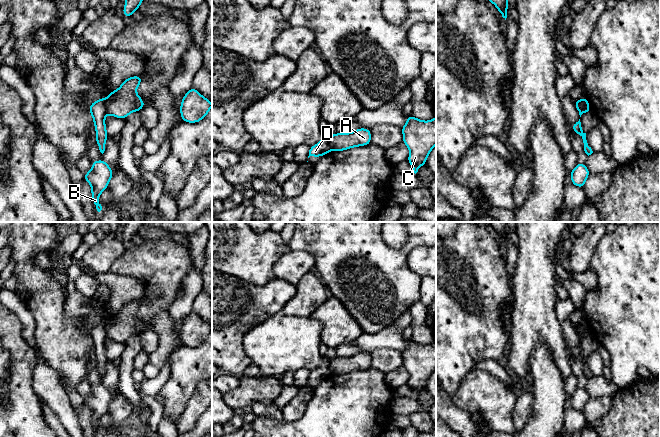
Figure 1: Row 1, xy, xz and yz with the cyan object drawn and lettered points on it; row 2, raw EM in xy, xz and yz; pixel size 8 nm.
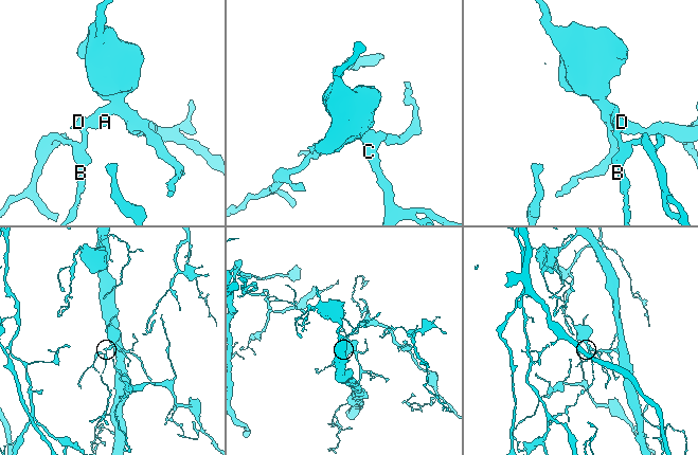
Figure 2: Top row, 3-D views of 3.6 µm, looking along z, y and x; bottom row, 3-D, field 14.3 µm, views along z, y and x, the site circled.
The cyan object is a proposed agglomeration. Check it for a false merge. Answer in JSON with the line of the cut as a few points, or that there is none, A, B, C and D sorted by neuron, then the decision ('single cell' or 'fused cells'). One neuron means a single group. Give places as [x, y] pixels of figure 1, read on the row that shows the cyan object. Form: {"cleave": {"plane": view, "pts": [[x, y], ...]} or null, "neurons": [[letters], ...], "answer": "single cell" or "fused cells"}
{"cleave": {"plane": "yz", "pts": [[582, 99], [582, 107], [578, 109]]}, "neurons": [["A", "C"], ["B", "D"]], "answer": "fused cells"}

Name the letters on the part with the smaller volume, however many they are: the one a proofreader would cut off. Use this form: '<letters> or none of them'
B, D

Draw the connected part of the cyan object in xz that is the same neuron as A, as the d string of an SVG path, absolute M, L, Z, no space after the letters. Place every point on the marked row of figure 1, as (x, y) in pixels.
M359 128L350 133L336 133L329 137L332 150L344 151L353 147L371 144L371 130Z

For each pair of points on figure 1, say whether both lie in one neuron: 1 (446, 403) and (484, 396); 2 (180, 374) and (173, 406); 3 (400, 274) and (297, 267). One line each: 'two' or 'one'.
1: two
2: one
3: two

